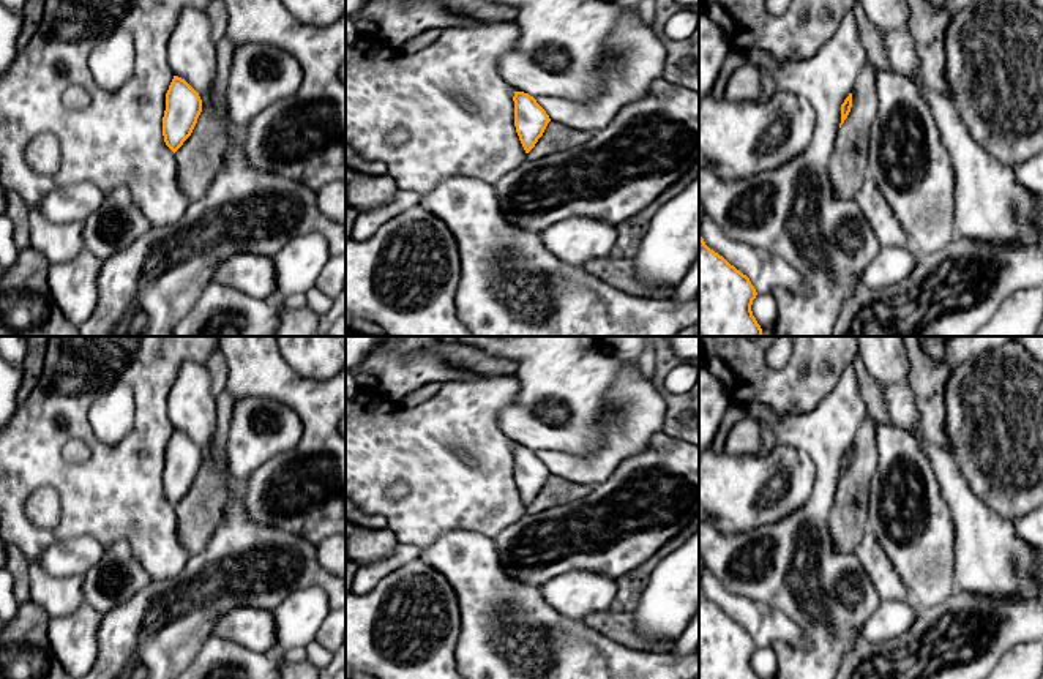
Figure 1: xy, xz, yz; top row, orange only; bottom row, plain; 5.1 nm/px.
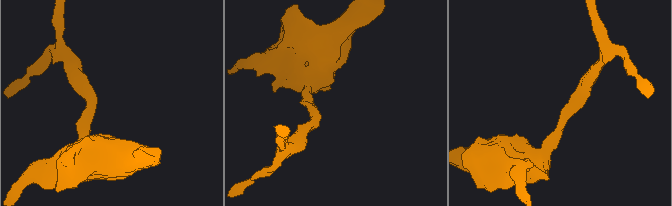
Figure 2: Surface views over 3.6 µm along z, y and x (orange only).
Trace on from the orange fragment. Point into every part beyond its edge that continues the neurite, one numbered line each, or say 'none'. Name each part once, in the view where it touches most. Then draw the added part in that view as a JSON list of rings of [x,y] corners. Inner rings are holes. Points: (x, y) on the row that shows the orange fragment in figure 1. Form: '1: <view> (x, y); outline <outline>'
none

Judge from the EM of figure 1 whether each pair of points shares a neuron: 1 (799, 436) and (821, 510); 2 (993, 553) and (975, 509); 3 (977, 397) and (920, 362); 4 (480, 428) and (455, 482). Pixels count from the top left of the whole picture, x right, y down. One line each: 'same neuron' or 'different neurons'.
1: same neuron
2: same neuron
3: different neurons
4: same neuron

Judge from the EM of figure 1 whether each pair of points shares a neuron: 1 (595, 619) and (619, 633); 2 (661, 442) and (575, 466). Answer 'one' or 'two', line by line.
1: one
2: two

